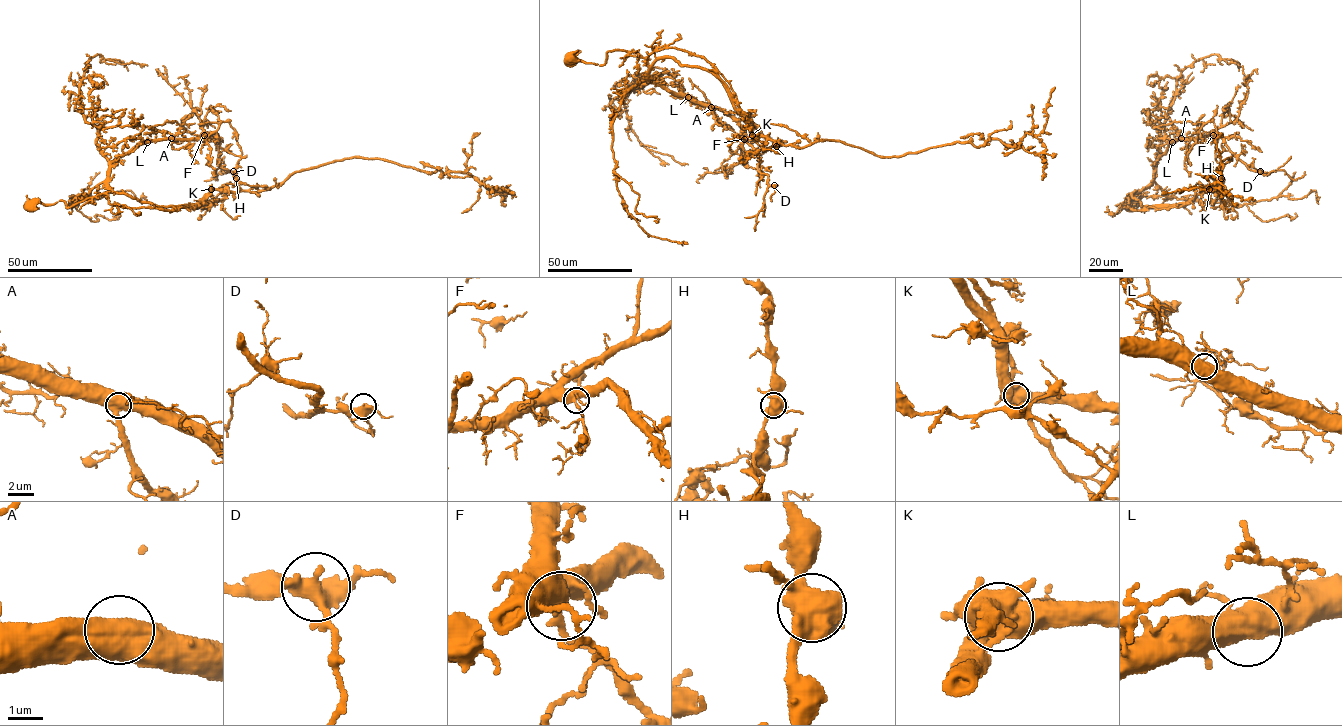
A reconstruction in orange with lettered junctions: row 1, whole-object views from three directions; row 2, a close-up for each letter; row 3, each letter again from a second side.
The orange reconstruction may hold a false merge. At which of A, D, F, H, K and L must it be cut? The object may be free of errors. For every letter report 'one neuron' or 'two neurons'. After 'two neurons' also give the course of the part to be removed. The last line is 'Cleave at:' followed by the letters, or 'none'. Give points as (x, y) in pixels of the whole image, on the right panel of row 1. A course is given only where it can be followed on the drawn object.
A: one neuron
D: one neuron
F: one neuron
H: one neuron
K: one neuron
L: one neuron
Cleave at: none

